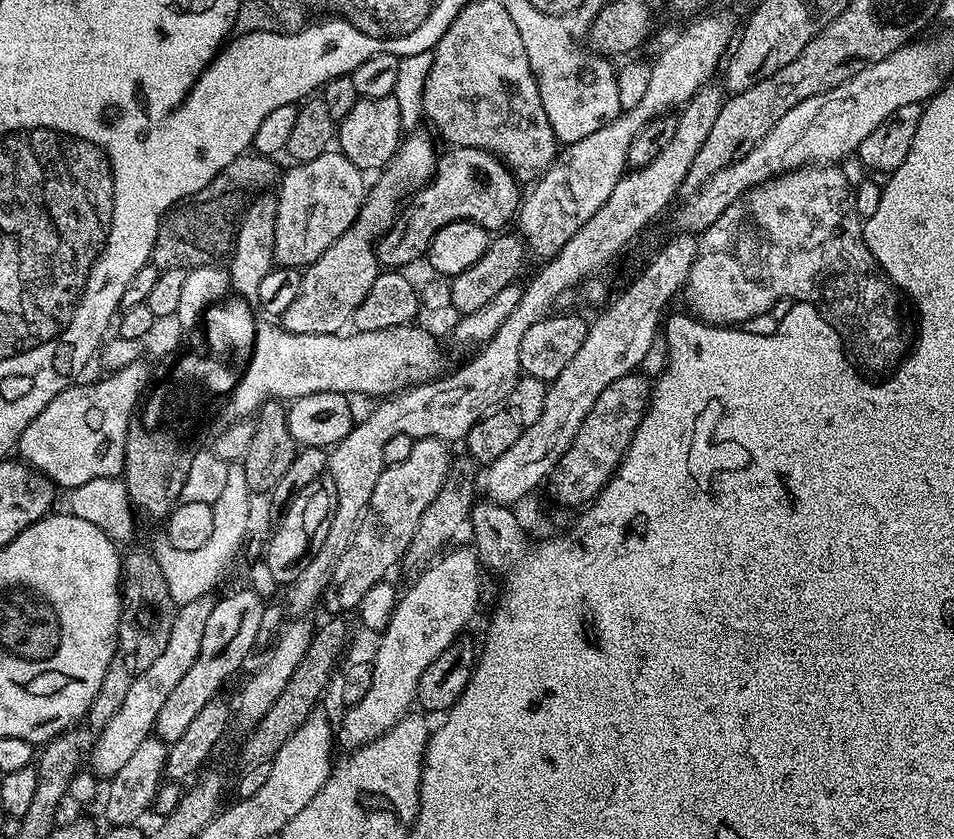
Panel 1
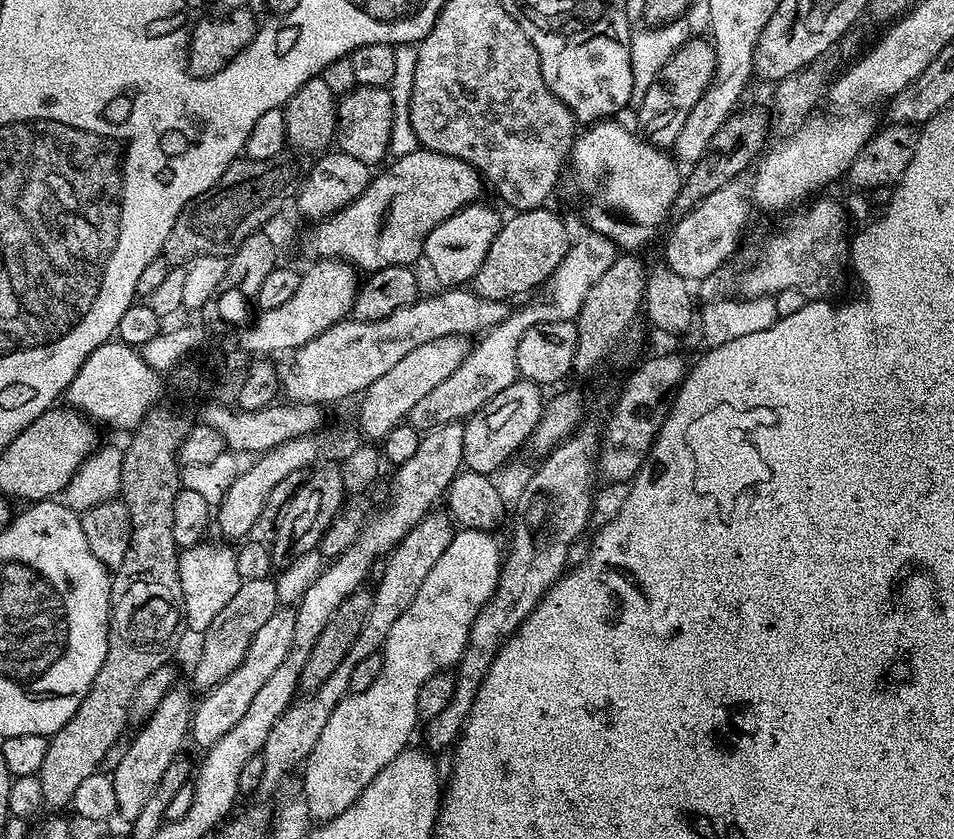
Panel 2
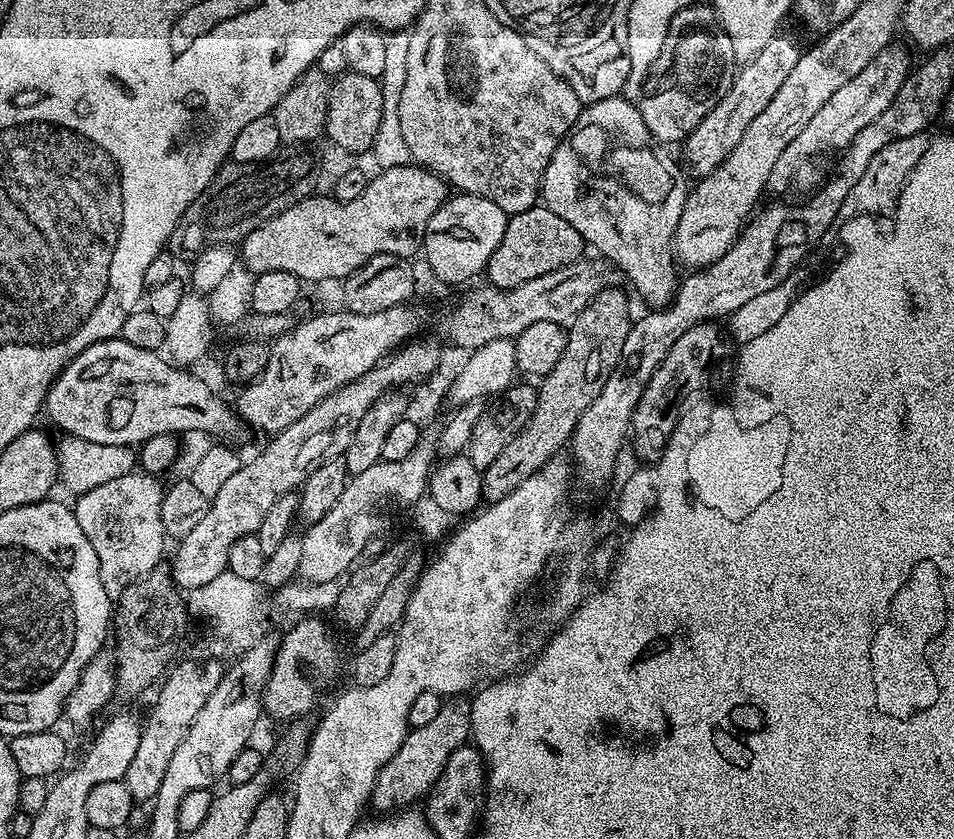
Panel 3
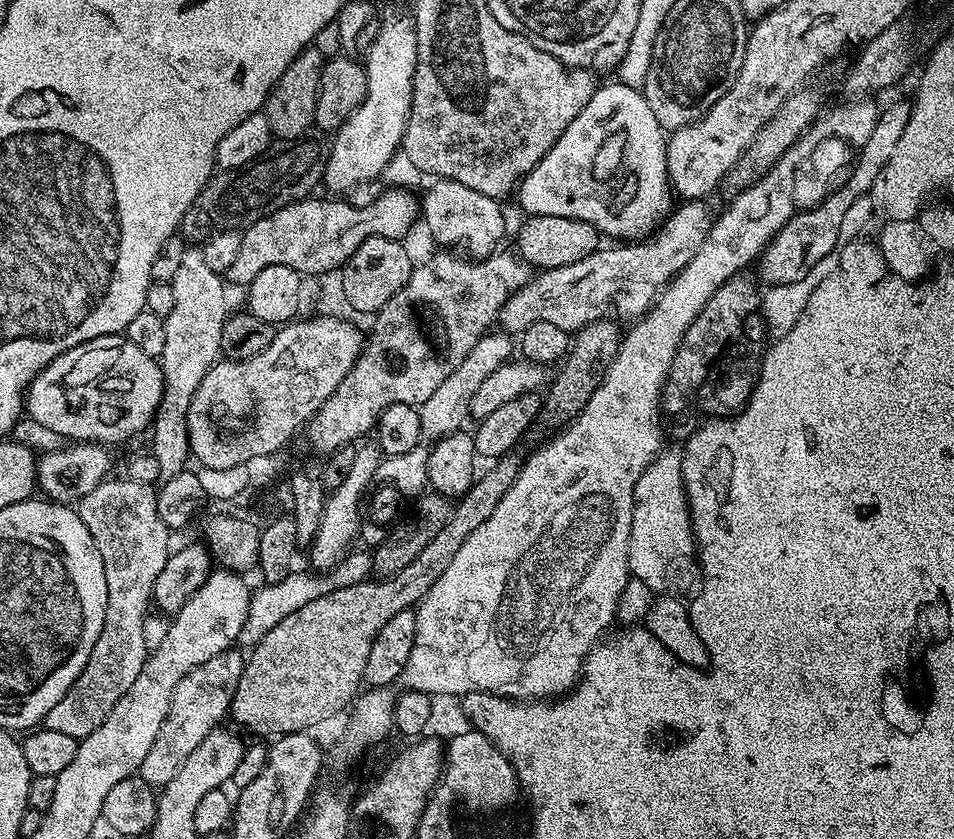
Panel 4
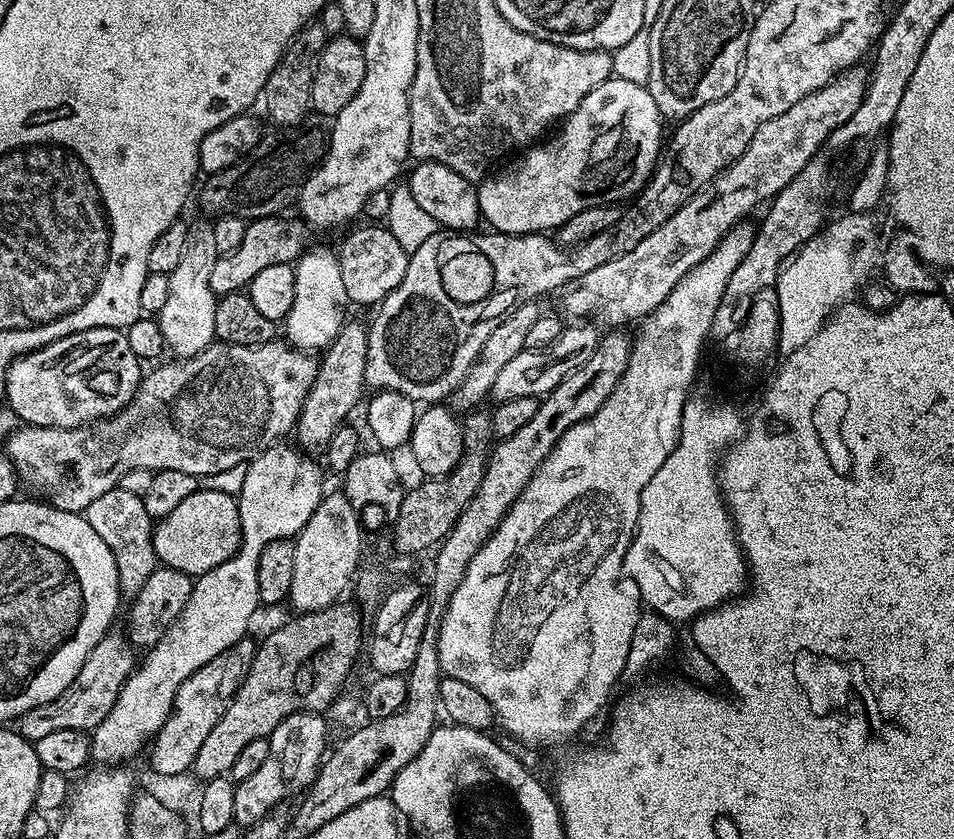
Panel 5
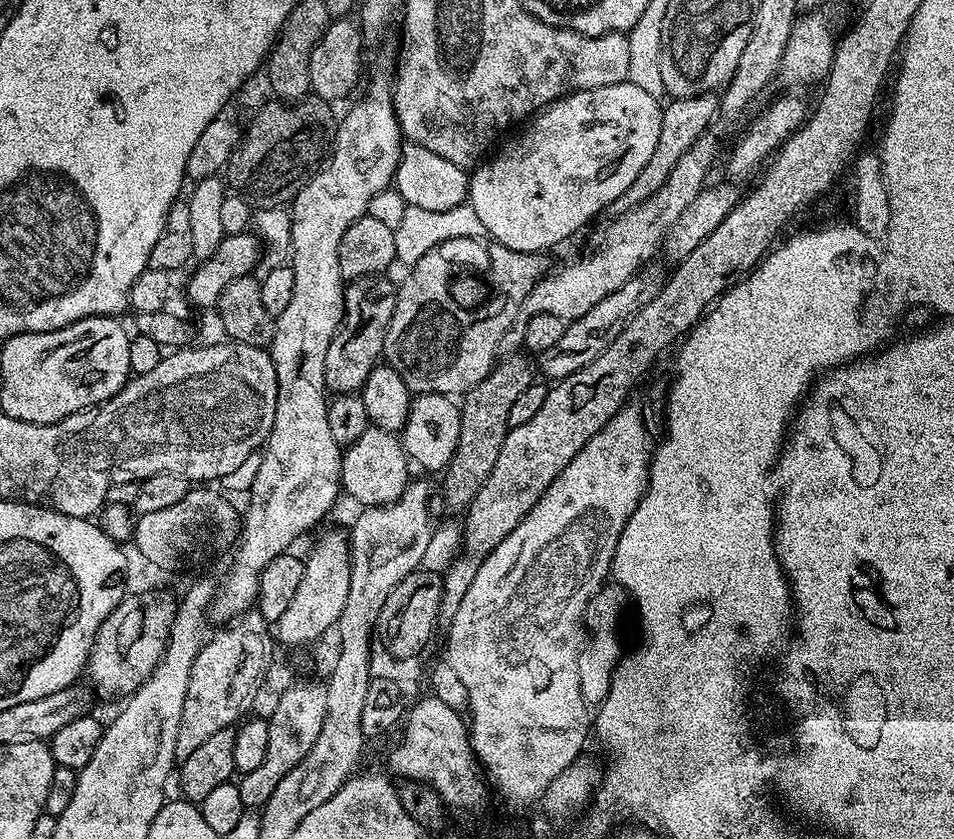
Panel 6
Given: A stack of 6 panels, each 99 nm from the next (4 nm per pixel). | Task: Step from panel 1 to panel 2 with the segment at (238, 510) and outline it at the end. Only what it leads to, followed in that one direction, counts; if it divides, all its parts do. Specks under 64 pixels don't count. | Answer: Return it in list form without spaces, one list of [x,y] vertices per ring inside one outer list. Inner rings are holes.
[[[207,543],[195,544],[179,553],[180,581],[182,582],[182,598],[184,599],[184,618],[189,629],[202,634],[222,614],[222,606],[238,594],[241,578],[238,572],[236,552],[231,548],[207,548]]]

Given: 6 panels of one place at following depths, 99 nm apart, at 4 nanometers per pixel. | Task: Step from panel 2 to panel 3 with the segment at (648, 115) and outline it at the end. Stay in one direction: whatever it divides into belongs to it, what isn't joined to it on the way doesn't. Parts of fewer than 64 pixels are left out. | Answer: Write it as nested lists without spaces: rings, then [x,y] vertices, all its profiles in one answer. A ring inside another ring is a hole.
[[[693,2],[670,22],[666,42],[648,71],[638,107],[646,130],[665,146],[679,145],[714,110],[736,79],[738,61],[734,42],[720,25],[711,3]]]

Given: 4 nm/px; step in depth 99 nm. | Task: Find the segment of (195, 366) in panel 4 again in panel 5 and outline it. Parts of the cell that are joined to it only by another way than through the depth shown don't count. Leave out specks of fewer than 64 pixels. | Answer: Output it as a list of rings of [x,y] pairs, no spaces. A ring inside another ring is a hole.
[[[204,220],[188,224],[186,243],[182,245],[182,259],[174,271],[168,273],[170,295],[166,298],[166,306],[162,306],[158,314],[167,351],[173,352],[176,355],[173,357],[180,360],[197,356],[216,340],[214,310],[218,298],[210,290],[210,270],[214,270],[214,262],[221,253],[214,243],[212,224]]]

